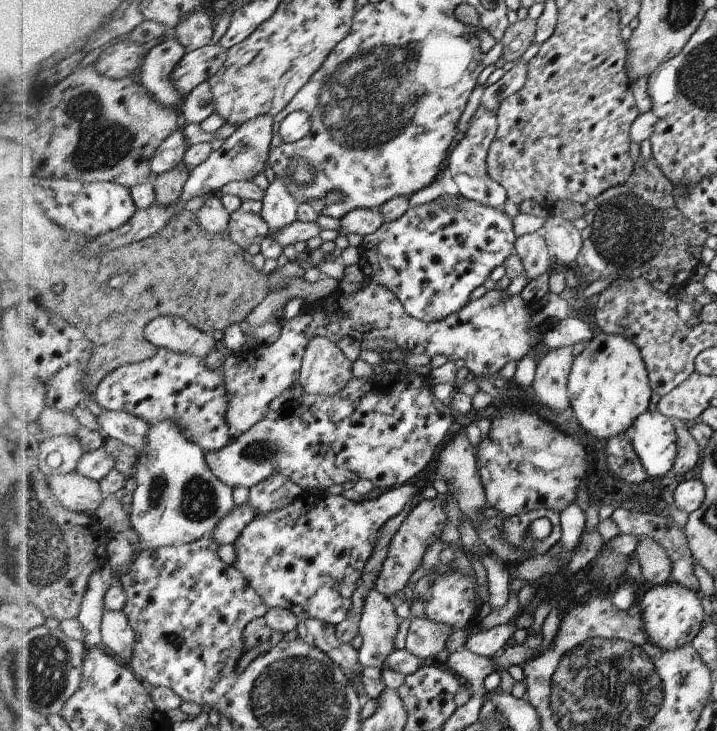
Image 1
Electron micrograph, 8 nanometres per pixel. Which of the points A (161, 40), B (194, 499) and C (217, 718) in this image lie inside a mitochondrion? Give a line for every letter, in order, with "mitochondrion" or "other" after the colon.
A: other
B: mitochondrion
C: other

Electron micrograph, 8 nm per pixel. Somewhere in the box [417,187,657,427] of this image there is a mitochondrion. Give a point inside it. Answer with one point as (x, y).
(614, 231)

